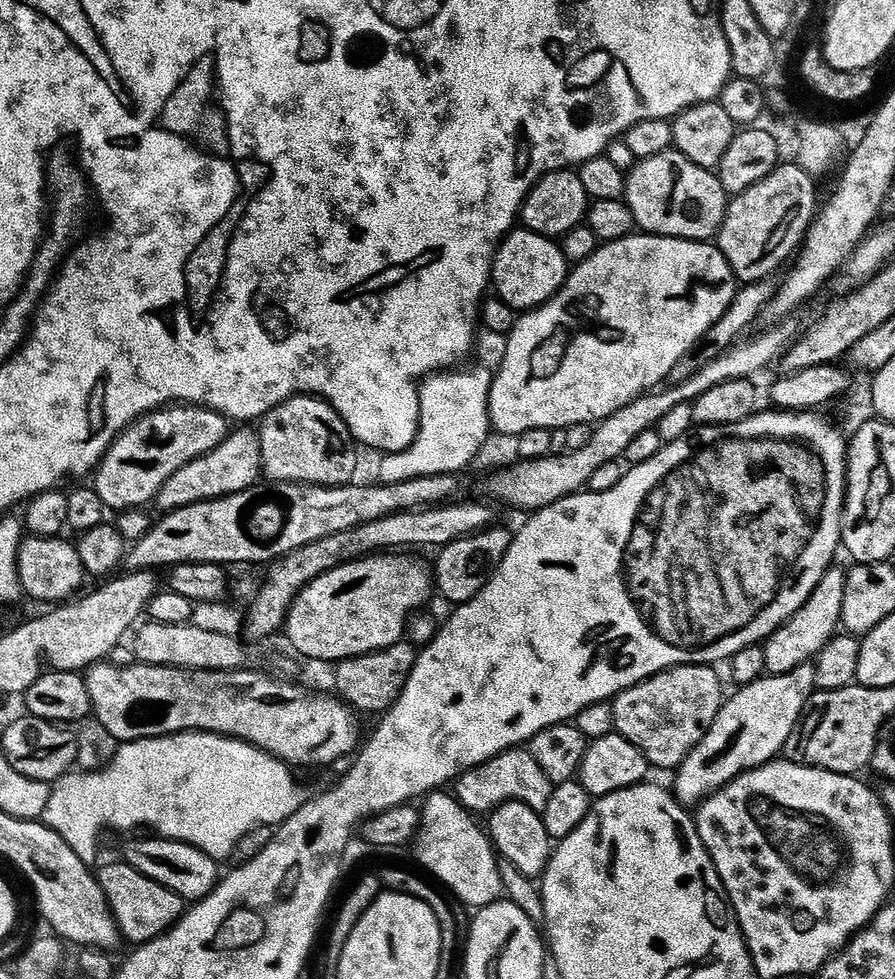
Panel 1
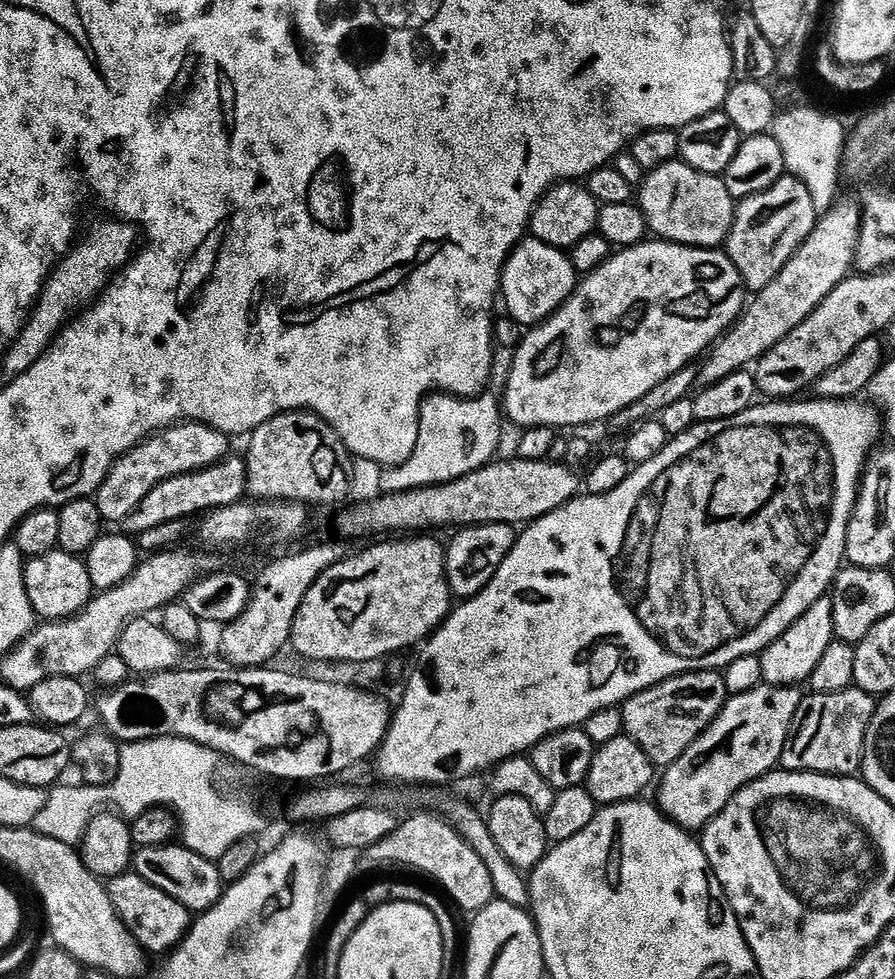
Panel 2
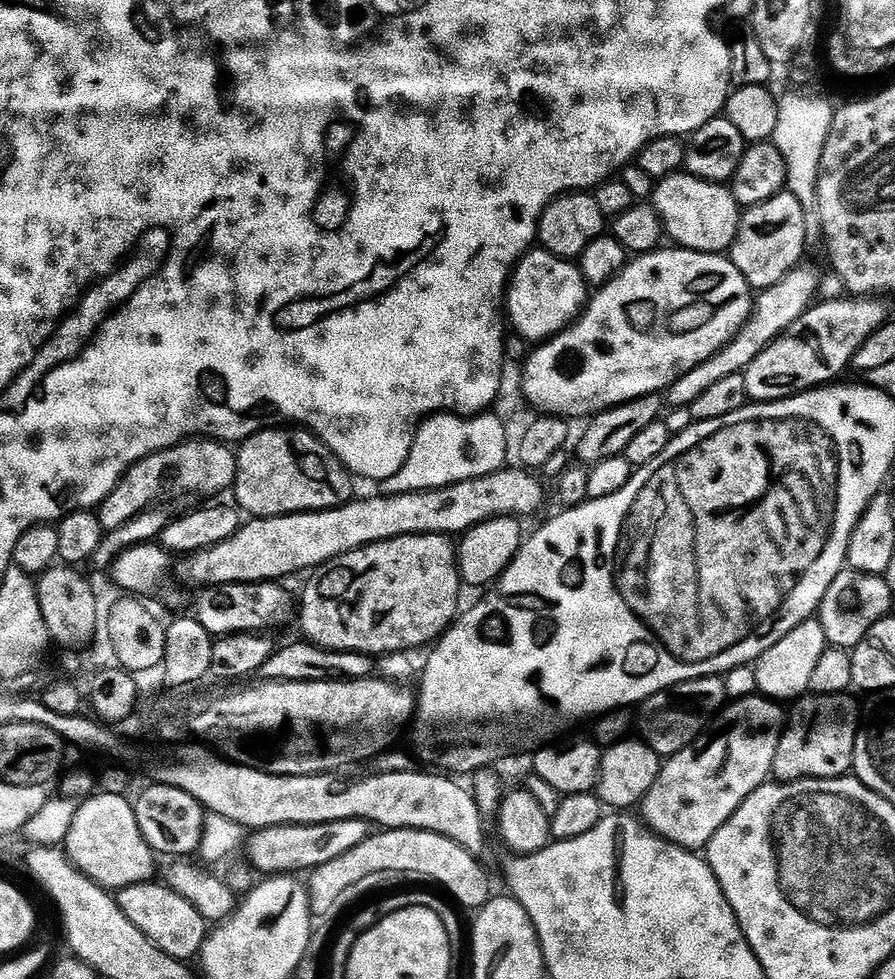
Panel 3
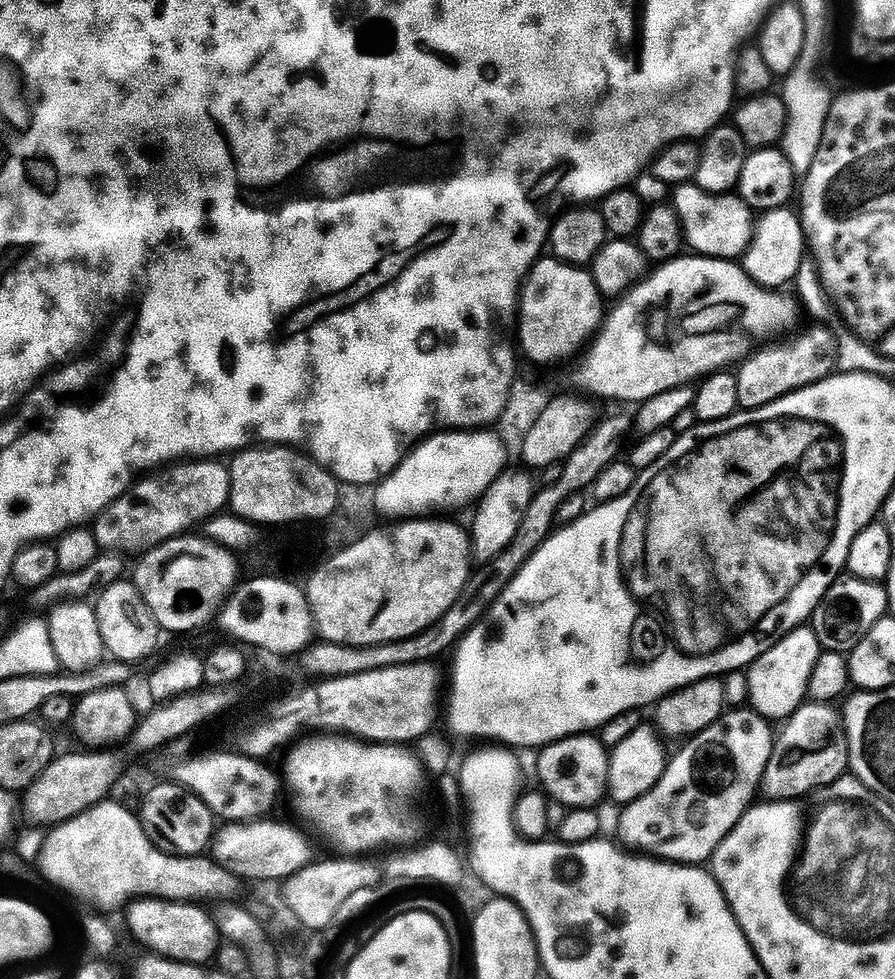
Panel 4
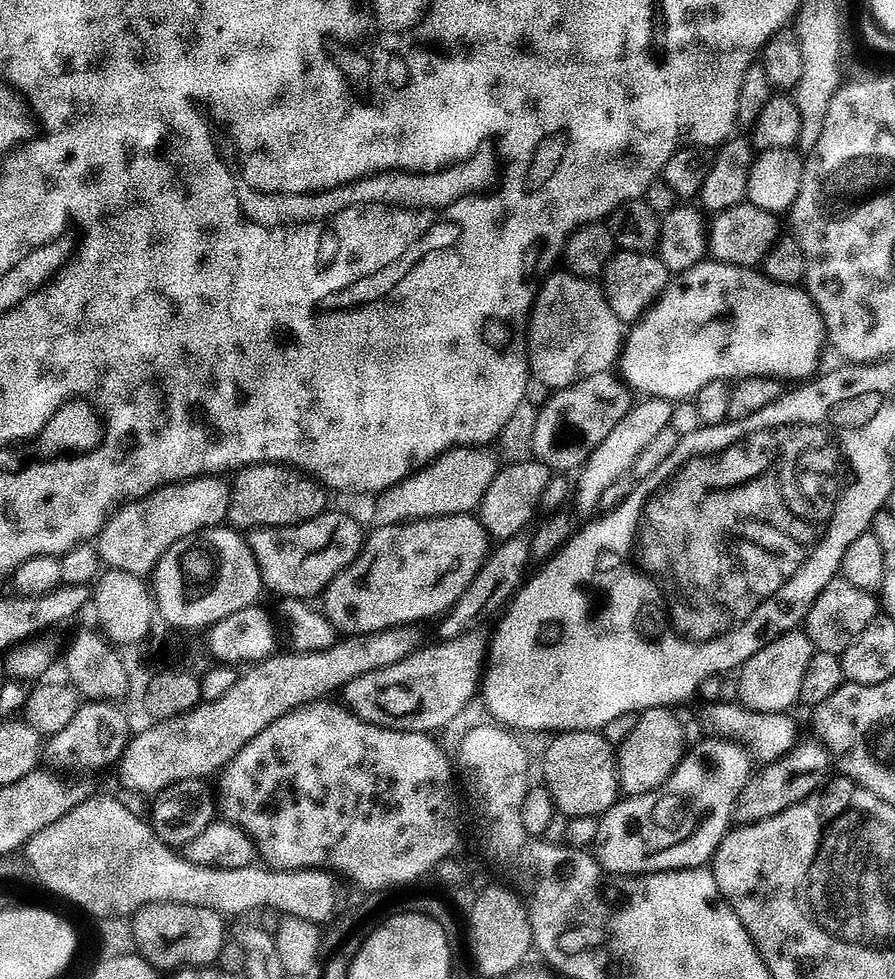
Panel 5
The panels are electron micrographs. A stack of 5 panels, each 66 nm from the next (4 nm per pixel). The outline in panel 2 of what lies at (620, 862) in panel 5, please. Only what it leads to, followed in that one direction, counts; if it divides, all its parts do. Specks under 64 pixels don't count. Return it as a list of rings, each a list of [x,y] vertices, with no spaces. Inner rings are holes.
[[[758,684],[758,687],[752,690],[731,695],[715,722],[691,744],[686,754],[682,754],[682,757],[661,775],[656,800],[664,815],[671,817],[677,825],[688,831],[701,831],[746,785],[773,771],[779,765],[782,750],[791,736],[792,725],[804,697],[803,693],[799,692],[794,686],[788,688]]]

